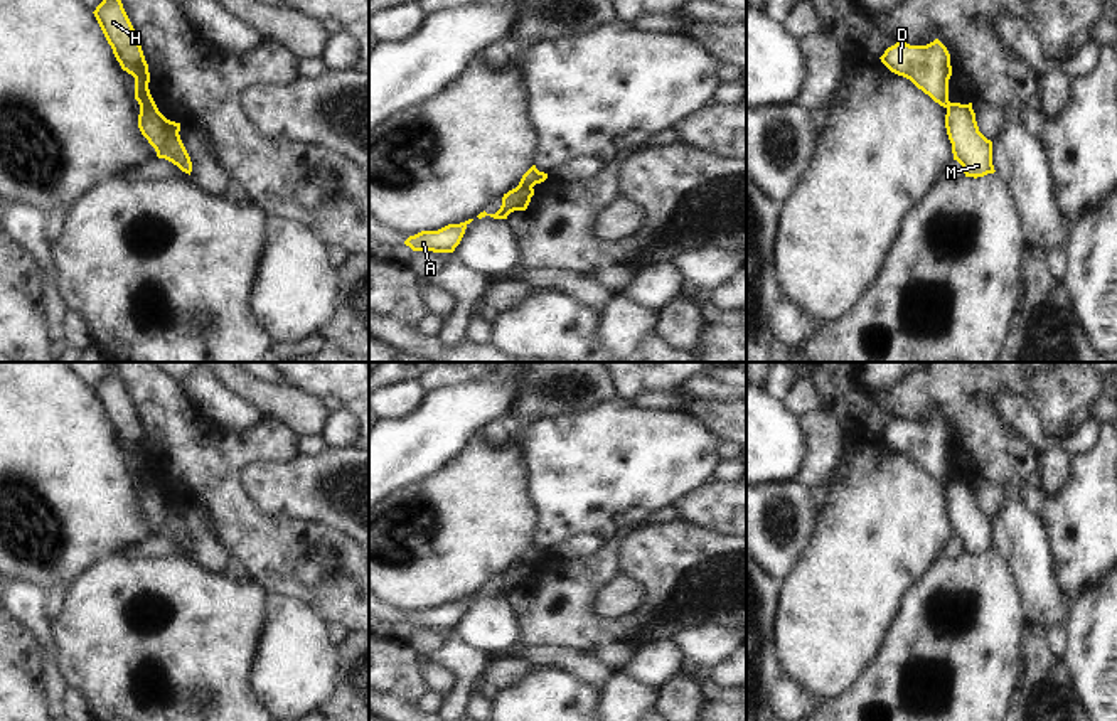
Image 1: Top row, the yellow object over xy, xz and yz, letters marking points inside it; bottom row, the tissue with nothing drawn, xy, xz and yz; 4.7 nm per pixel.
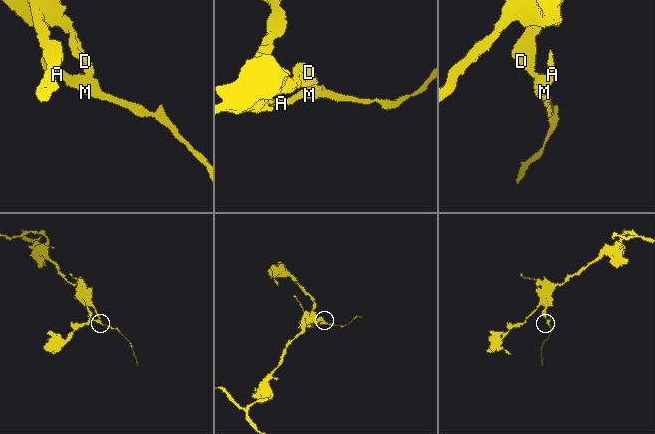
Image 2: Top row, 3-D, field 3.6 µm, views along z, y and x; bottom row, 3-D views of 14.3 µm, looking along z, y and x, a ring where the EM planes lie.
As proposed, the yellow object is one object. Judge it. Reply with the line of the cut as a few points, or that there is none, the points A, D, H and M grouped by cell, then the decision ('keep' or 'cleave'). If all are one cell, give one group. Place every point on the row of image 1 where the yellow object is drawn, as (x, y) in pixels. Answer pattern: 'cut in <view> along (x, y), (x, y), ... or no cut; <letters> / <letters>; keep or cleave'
cut in xy along (140, 105), (157, 112); A M / D H; cleave

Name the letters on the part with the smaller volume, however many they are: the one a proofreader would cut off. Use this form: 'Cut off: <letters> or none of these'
Cut off: A, M

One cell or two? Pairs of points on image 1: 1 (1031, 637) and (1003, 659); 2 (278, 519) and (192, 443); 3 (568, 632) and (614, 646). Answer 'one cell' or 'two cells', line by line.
1: two cells
2: one cell
3: one cell

